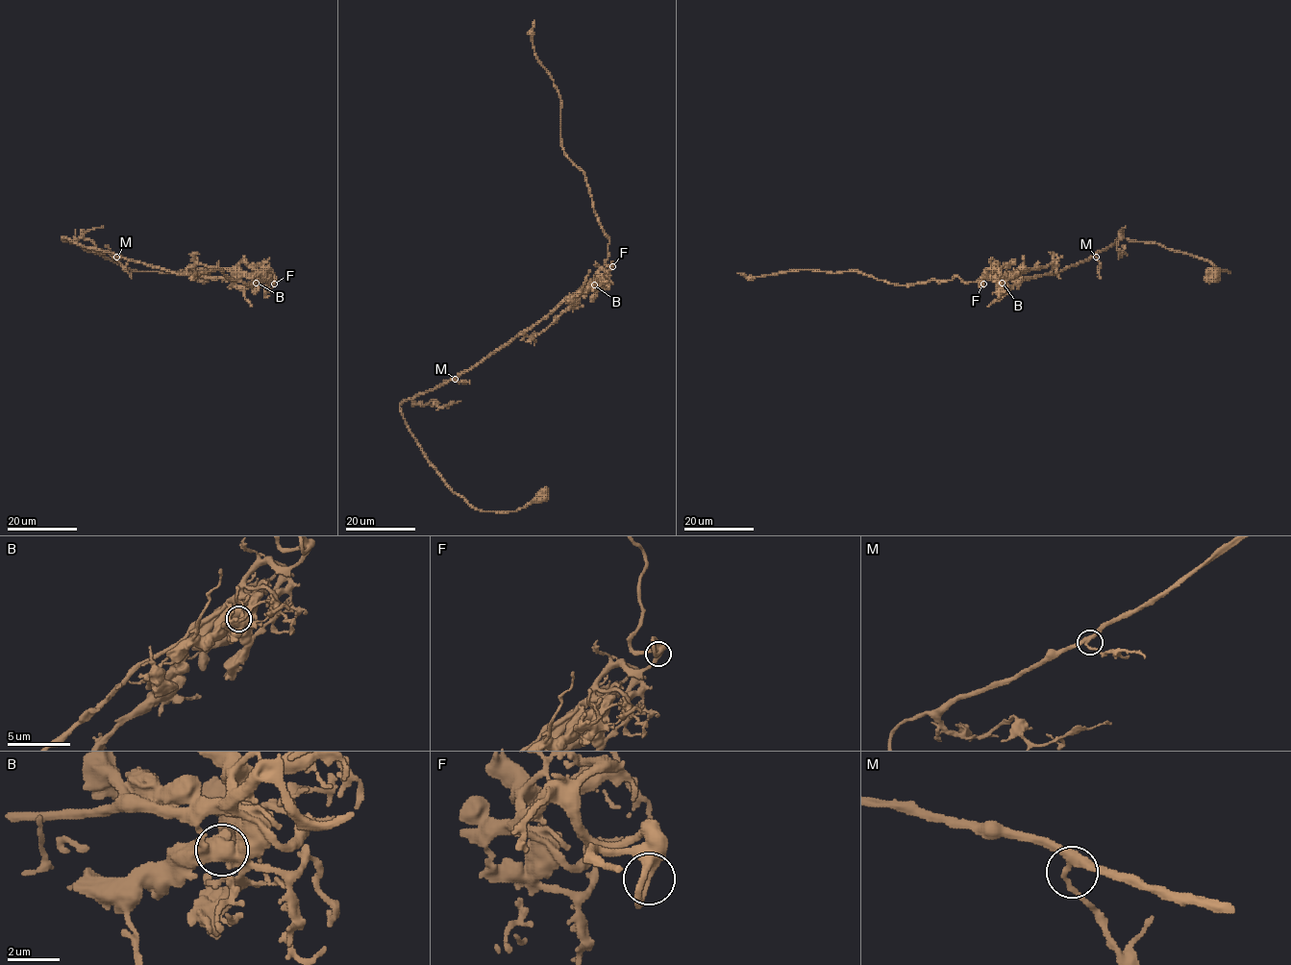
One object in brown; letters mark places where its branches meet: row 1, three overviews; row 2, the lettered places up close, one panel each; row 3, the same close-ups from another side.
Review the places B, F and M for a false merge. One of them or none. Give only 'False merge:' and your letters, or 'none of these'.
False merge: none of these

